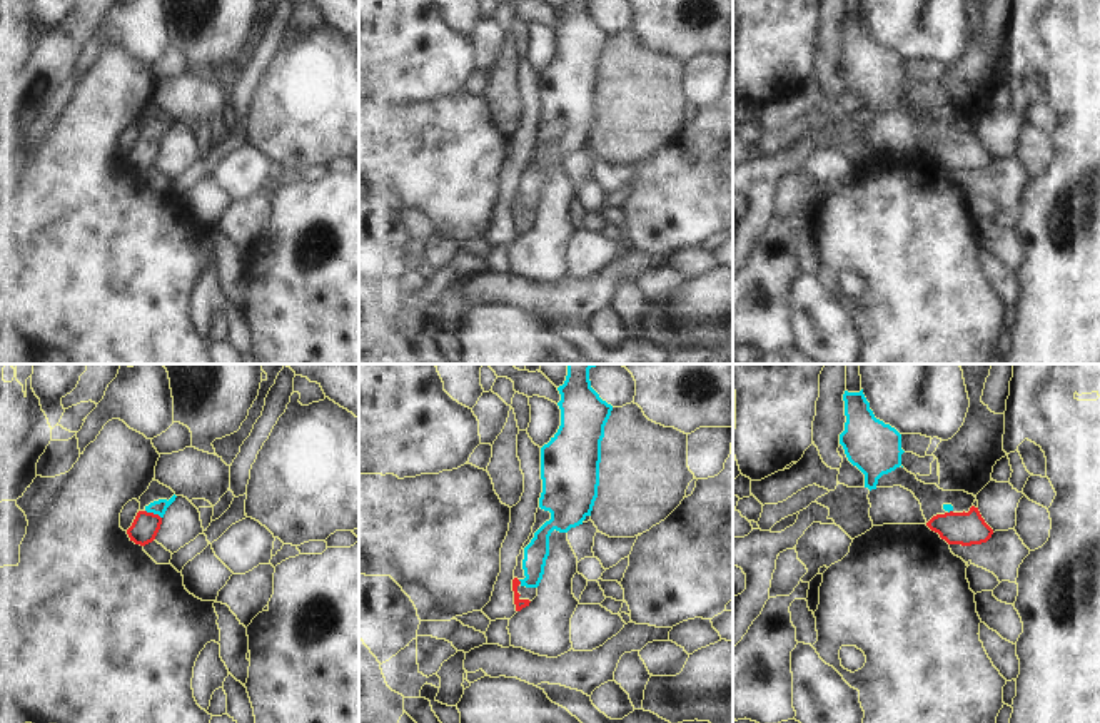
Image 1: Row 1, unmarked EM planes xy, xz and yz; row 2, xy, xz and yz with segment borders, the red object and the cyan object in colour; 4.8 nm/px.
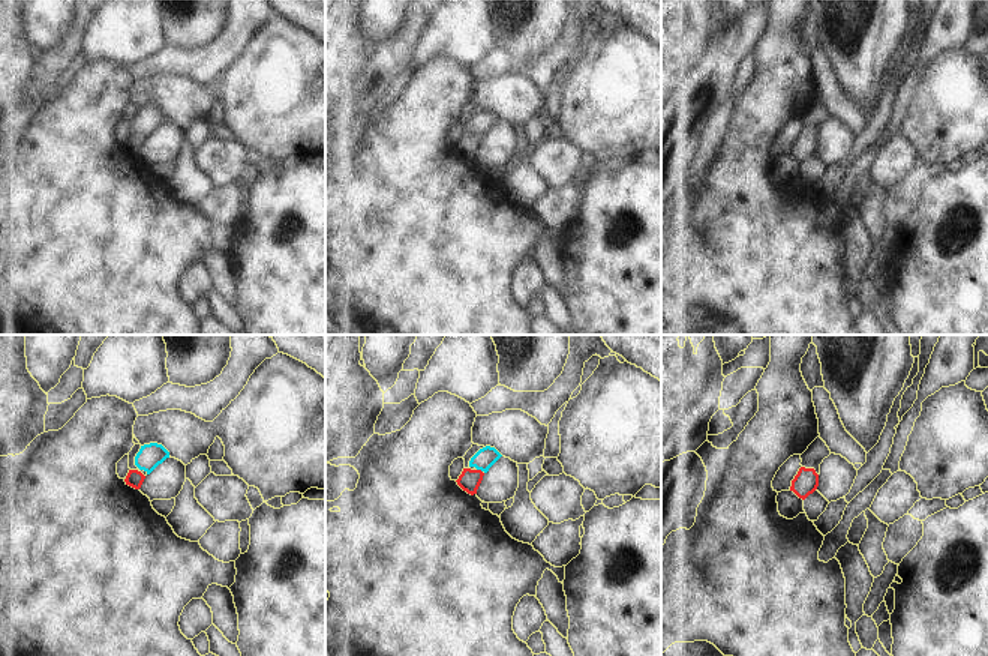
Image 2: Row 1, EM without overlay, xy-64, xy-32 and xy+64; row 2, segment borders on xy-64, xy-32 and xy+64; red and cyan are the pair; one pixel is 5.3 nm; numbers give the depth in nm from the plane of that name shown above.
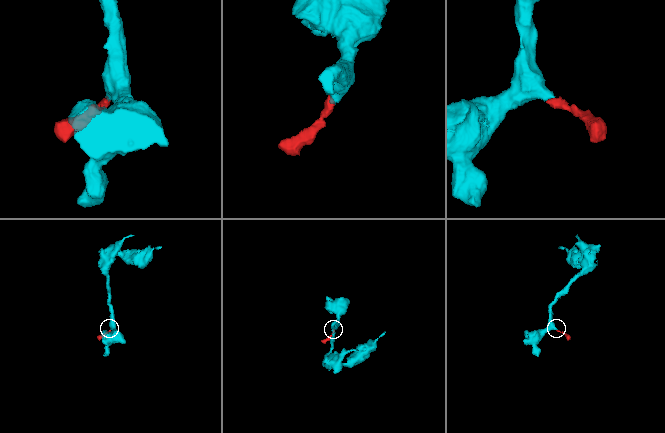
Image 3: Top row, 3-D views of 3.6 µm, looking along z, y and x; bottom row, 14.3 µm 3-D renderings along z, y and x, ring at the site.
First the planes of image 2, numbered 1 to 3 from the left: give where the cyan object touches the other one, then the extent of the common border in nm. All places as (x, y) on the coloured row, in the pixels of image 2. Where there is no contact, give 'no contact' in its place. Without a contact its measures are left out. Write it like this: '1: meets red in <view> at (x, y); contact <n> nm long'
1: no contact
2: meets red in xy-32 at (480, 470); contact 40 nm long
3: no contact

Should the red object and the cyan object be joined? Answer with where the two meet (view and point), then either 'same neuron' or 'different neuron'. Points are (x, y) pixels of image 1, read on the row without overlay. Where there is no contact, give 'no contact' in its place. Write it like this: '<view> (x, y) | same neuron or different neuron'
xy (152, 139) | same neuron

